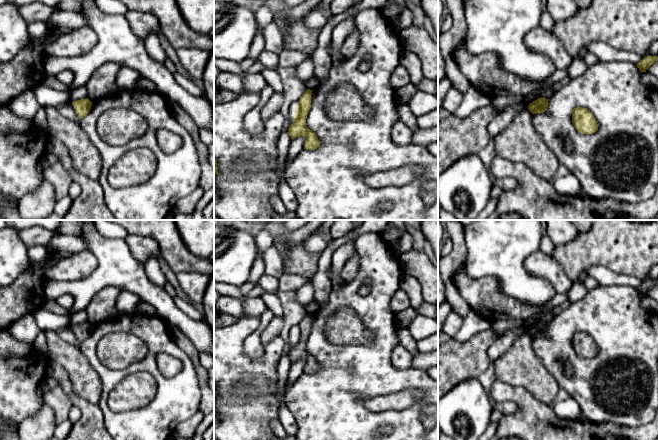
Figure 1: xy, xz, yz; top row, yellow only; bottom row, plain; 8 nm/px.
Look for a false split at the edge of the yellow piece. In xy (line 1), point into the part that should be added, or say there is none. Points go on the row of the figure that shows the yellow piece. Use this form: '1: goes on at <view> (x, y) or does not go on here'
1: does not go on here

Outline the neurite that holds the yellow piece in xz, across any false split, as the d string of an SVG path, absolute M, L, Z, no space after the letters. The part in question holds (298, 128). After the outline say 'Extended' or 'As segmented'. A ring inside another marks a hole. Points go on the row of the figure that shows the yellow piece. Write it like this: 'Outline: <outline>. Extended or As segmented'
Outline: M306 89L305 93L300 97L294 114L293 123L289 126L288 134L291 139L299 136L305 137L306 150L315 150L319 147L320 142L316 134L306 126L306 118L311 108L312 91Z. As segmented

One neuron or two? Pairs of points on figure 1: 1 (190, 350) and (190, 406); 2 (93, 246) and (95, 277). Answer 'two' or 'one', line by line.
1: two
2: one

